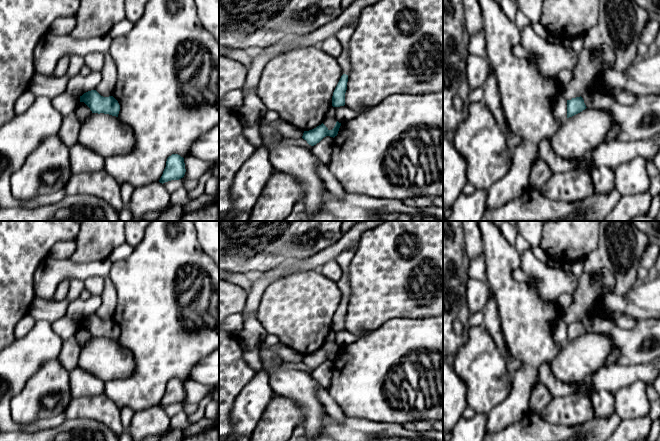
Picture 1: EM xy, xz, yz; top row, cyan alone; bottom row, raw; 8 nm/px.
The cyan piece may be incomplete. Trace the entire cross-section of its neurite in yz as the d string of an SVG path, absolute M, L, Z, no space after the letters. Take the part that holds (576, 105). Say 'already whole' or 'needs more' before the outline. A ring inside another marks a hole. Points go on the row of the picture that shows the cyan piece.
already whole; M581 96L572 98L571 100L567 100L567 118L572 117L572 116L582 112L586 108L587 107Z

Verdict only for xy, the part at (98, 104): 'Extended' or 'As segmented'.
As segmented

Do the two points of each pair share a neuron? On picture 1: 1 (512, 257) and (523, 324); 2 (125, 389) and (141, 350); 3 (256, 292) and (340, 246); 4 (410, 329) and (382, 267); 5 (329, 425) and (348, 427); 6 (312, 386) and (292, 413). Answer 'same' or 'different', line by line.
1: same
2: same
3: same
4: different
5: same
6: different

